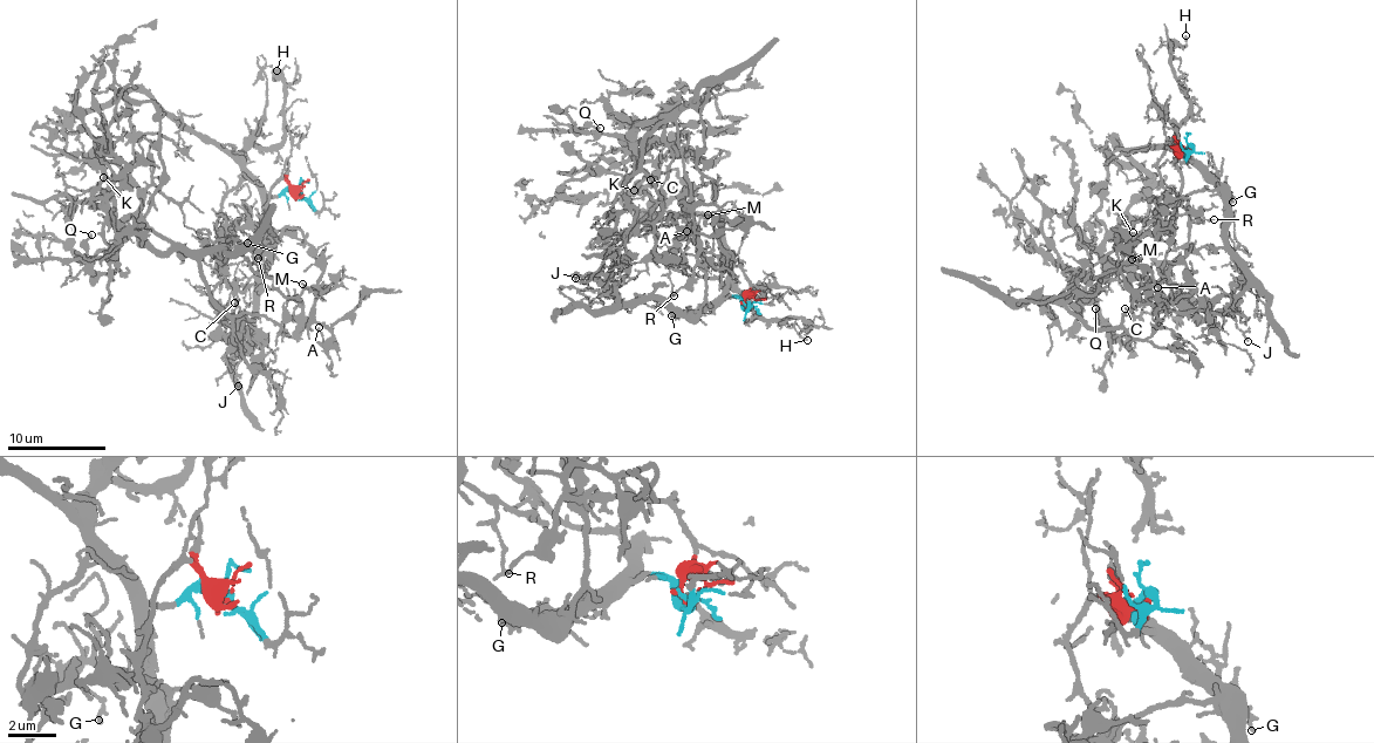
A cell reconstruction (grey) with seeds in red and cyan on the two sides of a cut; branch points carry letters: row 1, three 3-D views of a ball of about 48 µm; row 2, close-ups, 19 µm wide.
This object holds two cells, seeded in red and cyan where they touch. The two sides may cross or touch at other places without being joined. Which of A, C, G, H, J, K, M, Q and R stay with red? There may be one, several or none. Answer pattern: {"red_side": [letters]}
{"red_side": ["A", "C", "K", "M", "Q", "R"]}

